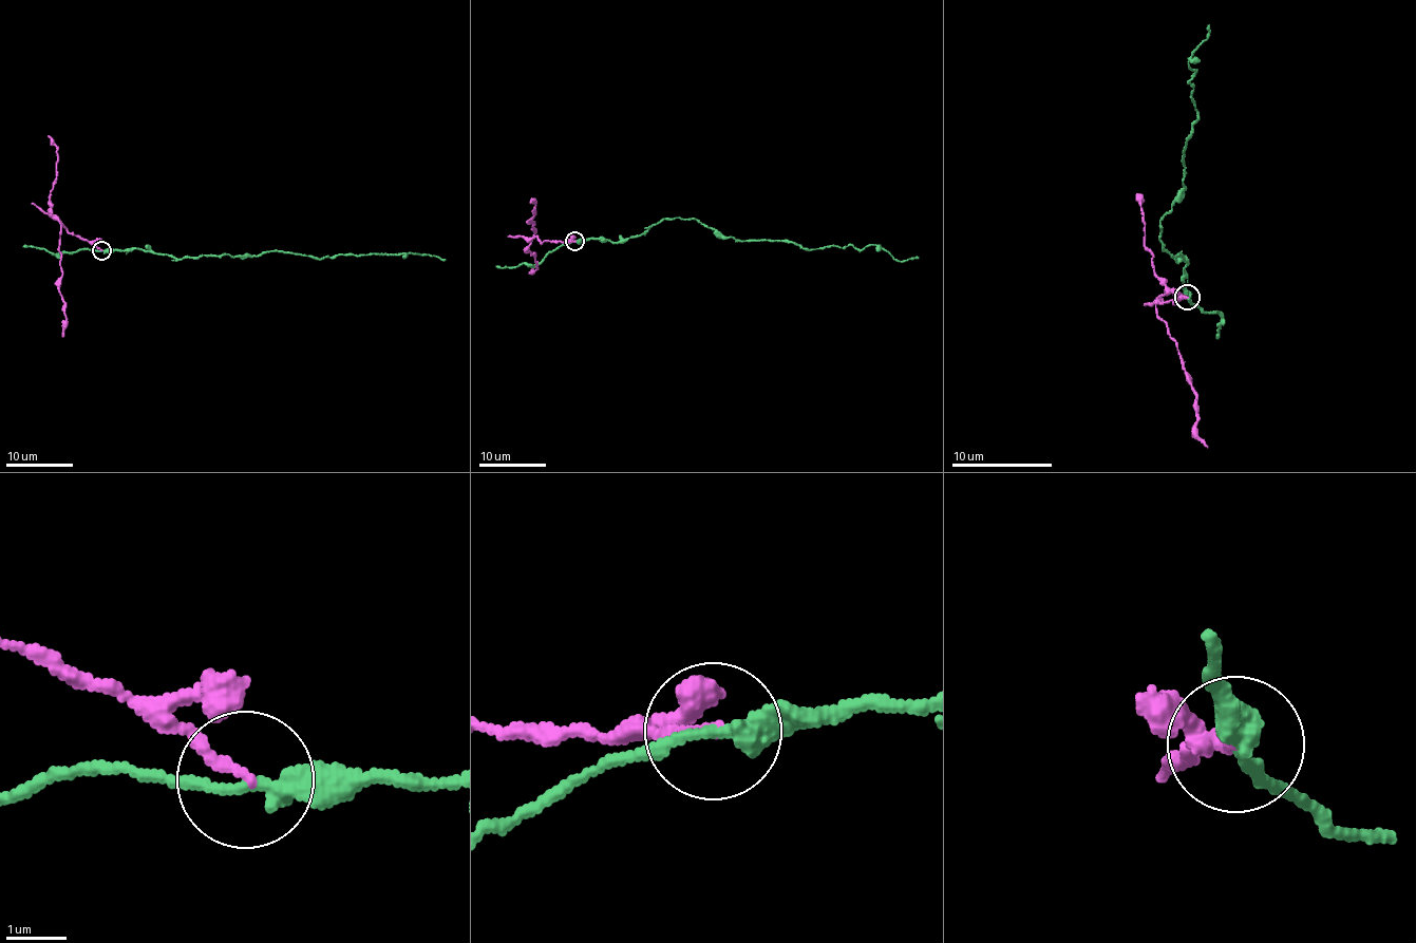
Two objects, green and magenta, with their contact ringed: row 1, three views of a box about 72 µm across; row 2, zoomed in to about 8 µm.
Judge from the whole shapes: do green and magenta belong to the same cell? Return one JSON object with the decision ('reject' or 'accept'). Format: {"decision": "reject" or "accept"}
{"decision": "reject"}

